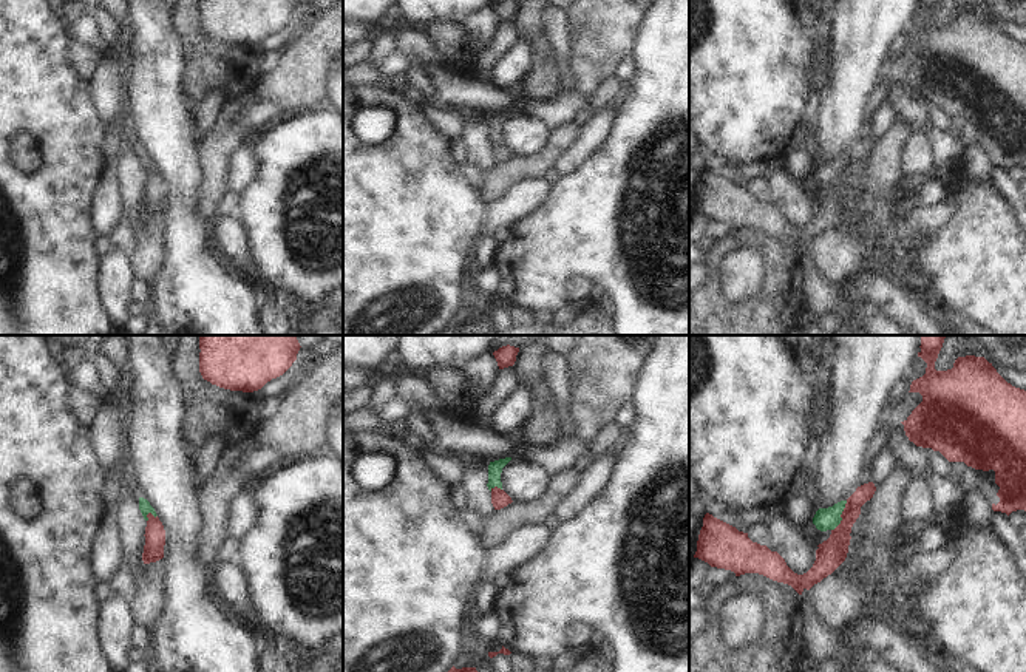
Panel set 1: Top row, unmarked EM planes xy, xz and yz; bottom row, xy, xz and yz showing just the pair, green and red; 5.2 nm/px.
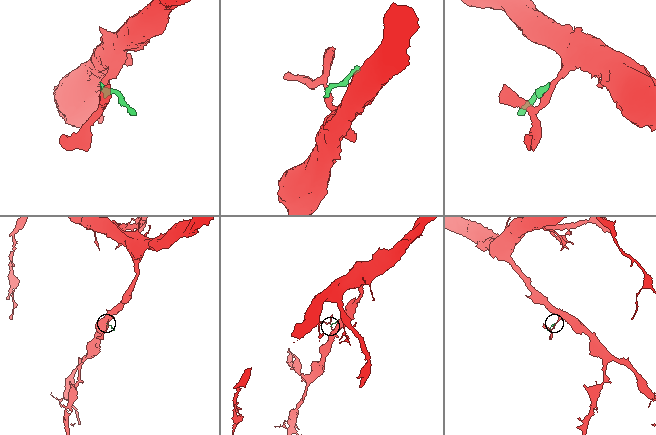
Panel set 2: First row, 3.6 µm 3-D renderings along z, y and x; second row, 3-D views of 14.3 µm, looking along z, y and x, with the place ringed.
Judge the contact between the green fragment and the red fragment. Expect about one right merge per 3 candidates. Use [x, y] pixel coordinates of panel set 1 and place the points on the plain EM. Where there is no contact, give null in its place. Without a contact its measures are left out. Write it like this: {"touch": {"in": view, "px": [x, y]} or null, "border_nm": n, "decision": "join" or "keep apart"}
{"touch": {"in": "yz", "px": [839, 170]}, "border_nm": 180, "decision": "keep apart"}

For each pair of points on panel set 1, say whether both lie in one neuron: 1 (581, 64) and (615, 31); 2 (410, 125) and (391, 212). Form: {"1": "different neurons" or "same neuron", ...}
{"1": "same neuron", "2": "same neuron"}

